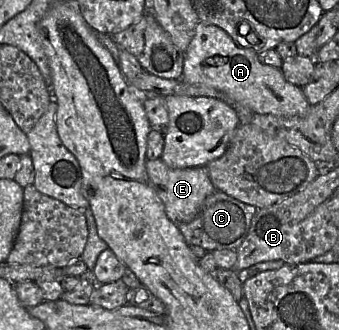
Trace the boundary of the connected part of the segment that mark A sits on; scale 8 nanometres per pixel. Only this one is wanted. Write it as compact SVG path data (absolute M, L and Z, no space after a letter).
M200 21L184 53L181 80L214 88L224 93L231 103L243 106L254 114L301 117L311 107L303 89L289 83L281 69L263 64L256 52L240 47L219 27Z

